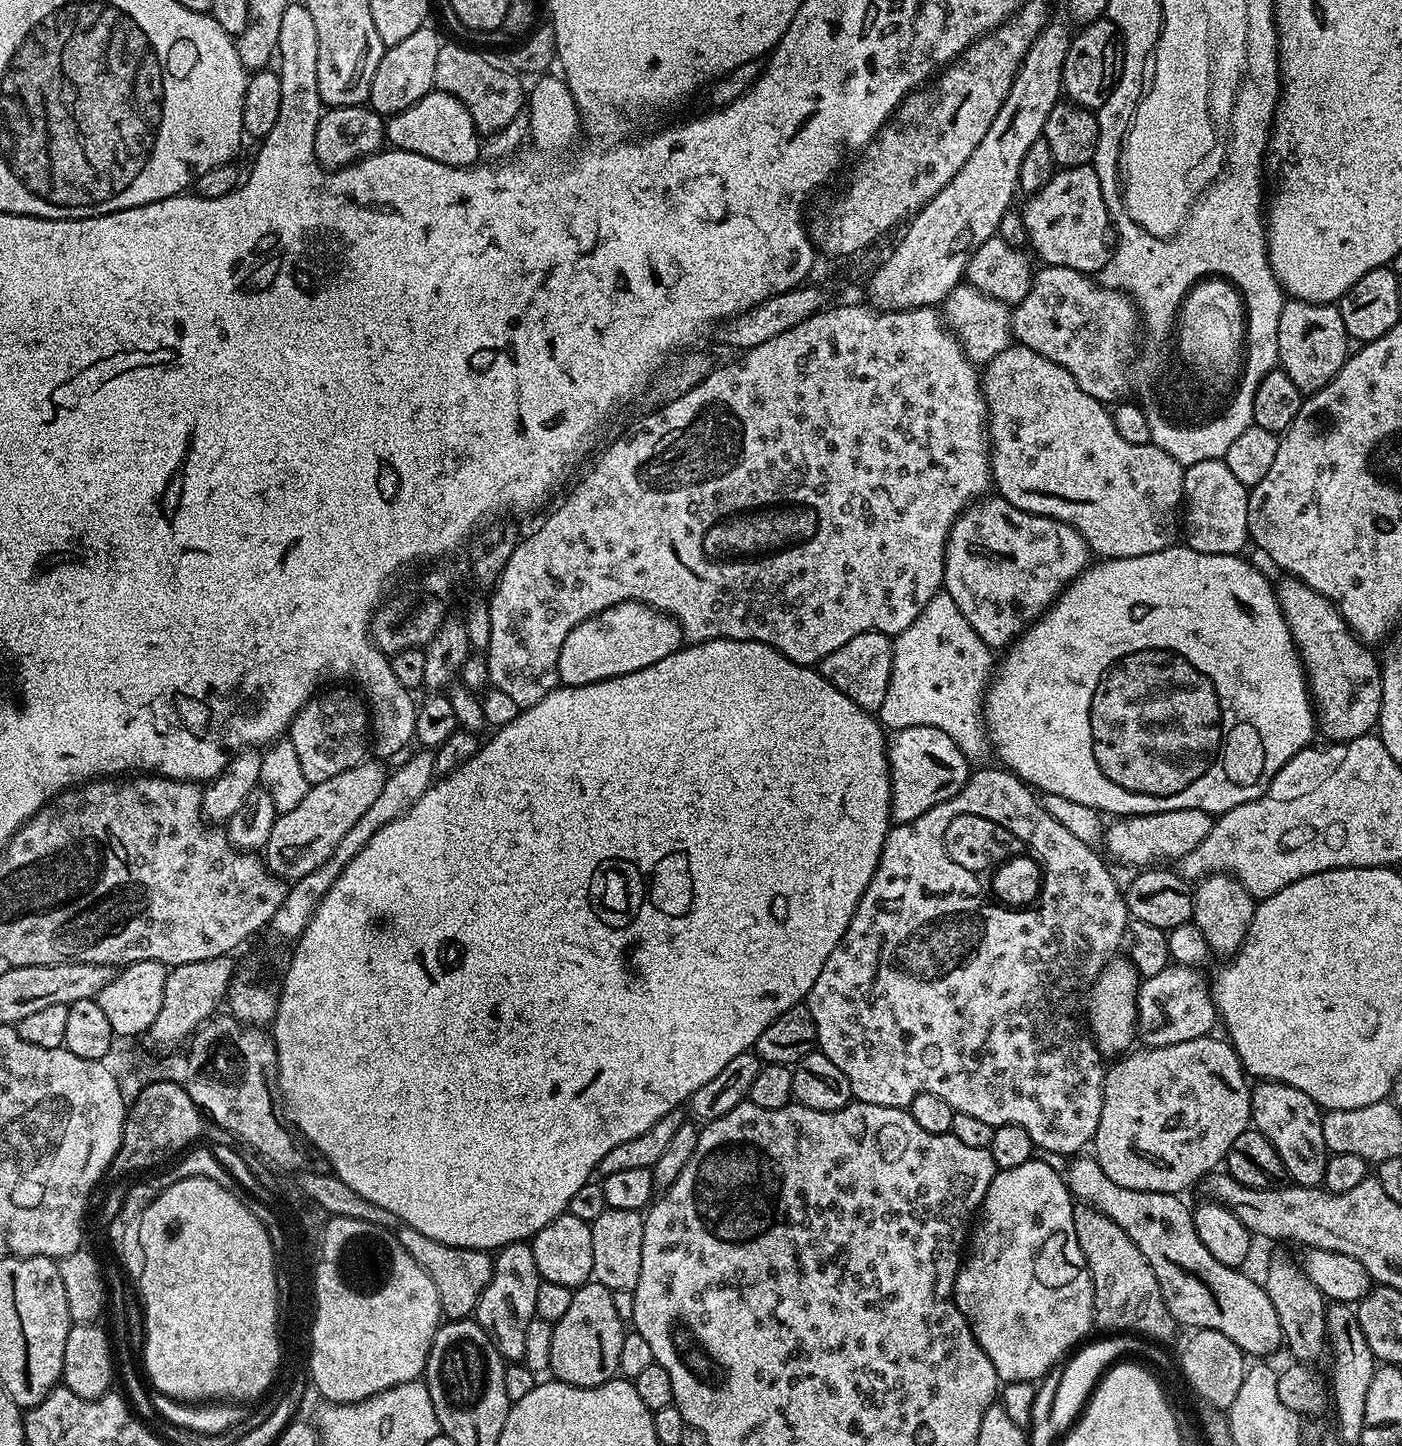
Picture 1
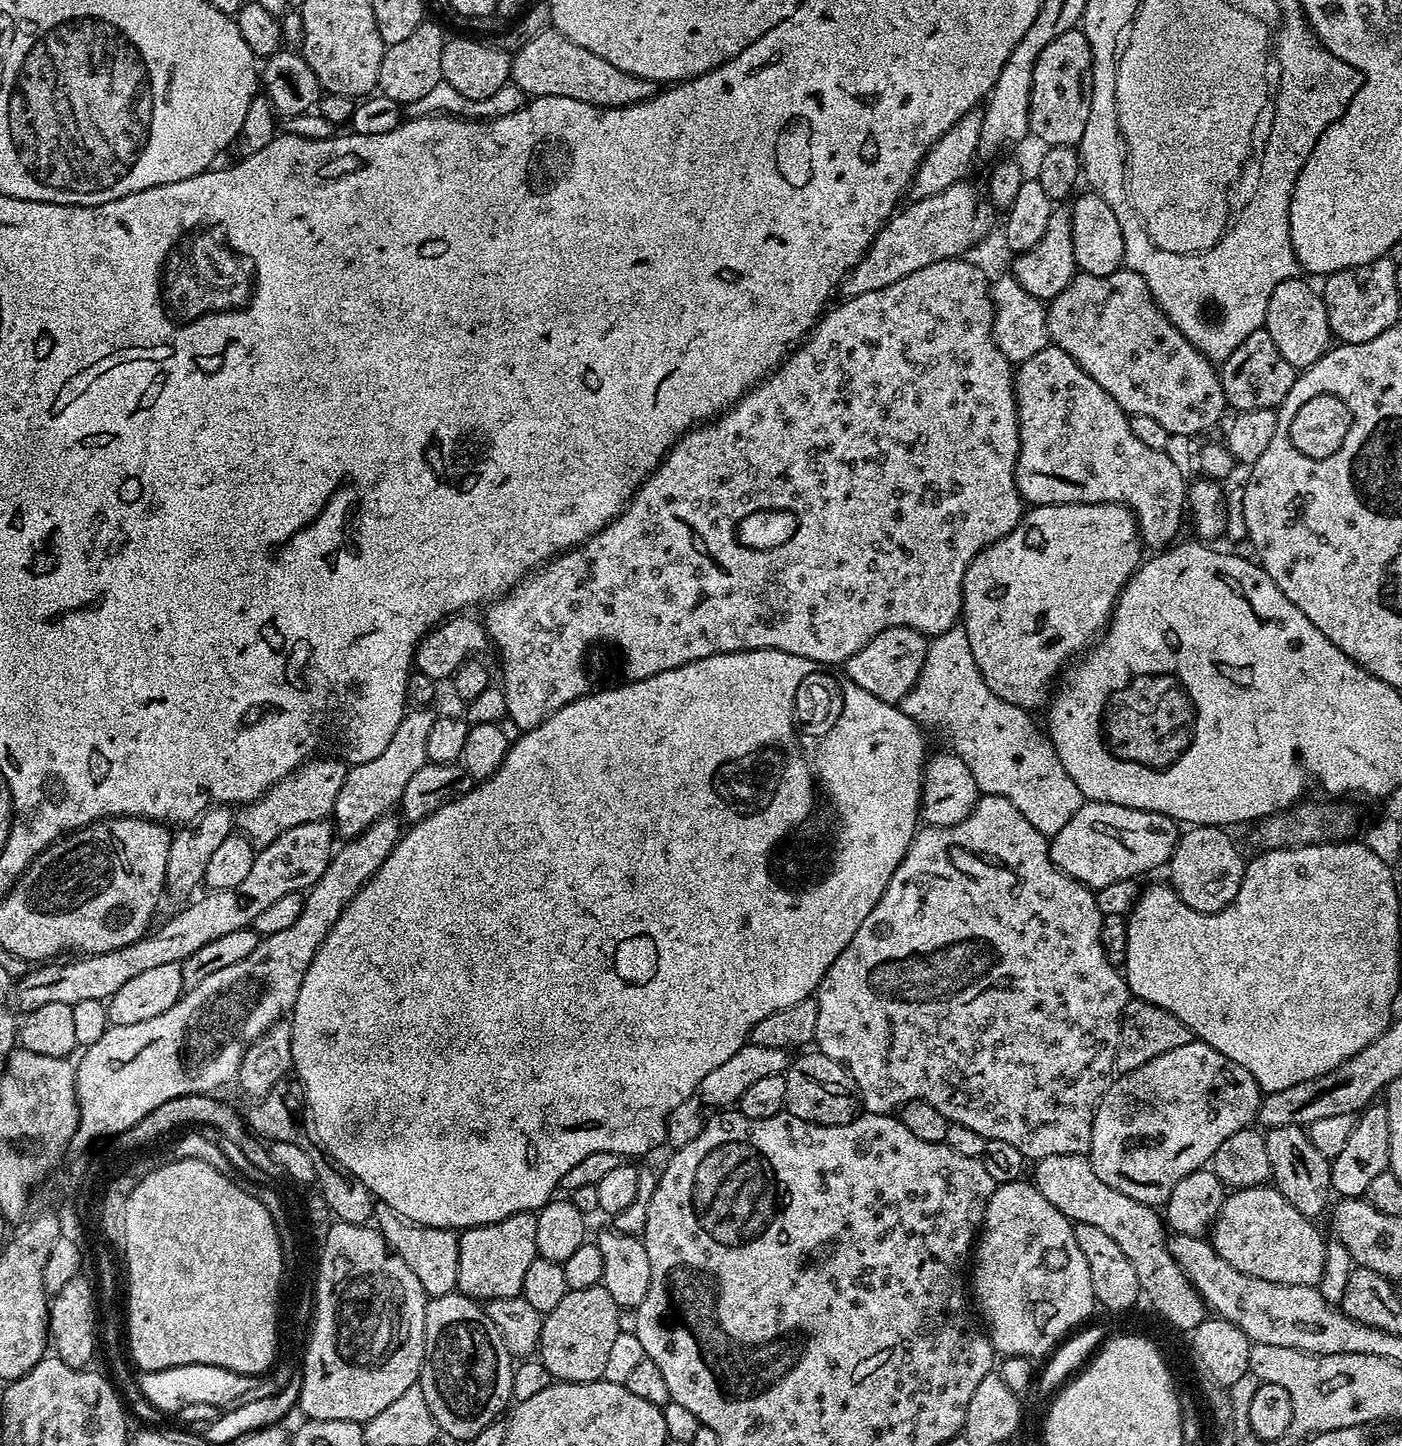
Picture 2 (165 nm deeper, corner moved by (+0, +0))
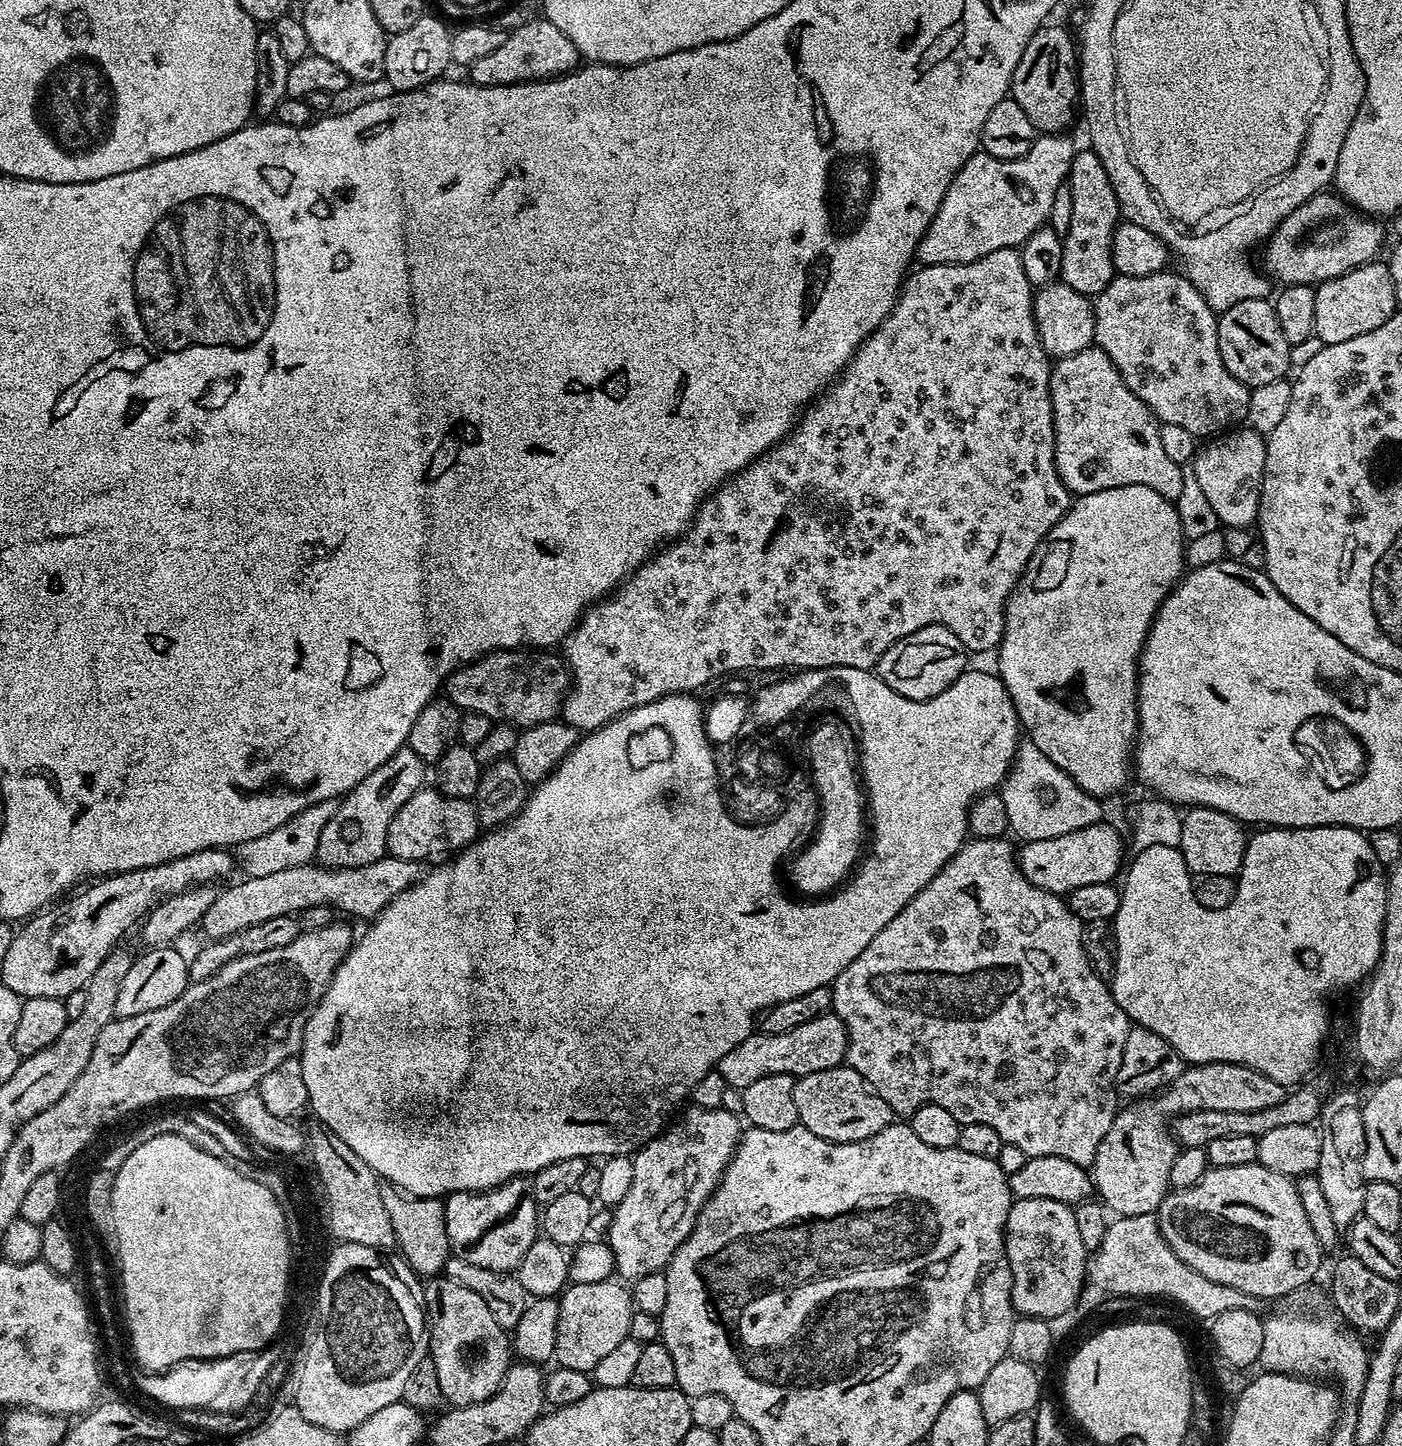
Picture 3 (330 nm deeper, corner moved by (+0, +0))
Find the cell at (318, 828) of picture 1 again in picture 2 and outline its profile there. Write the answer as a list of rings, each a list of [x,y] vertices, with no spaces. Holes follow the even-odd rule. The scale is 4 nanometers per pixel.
[[[327,819],[294,826],[257,851],[254,866],[250,866],[246,878],[238,882],[238,886],[209,891],[209,896],[197,895],[181,907],[185,908],[177,916],[170,917],[160,929],[149,931],[141,940],[118,950],[84,954],[69,959],[72,960],[69,964],[48,962],[37,967],[40,969],[36,973],[33,971],[26,980],[29,1005],[32,1008],[47,1006],[50,1002],[73,1005],[90,998],[106,1002],[118,994],[130,978],[158,966],[179,966],[194,954],[194,950],[202,950],[206,942],[214,942],[214,938],[222,938],[222,934],[234,934],[234,930],[255,925],[262,910],[270,910],[275,904],[287,901],[287,896],[295,892],[303,893],[322,878],[326,866],[332,861],[332,836],[334,828]]]

